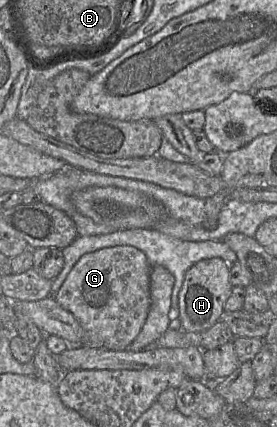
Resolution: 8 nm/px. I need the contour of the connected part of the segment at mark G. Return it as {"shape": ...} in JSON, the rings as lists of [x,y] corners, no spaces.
{"shape":[[[115,246],[82,255],[56,294],[57,303],[74,315],[84,331],[82,346],[123,351],[140,333],[149,313],[152,265],[139,249]]]}

